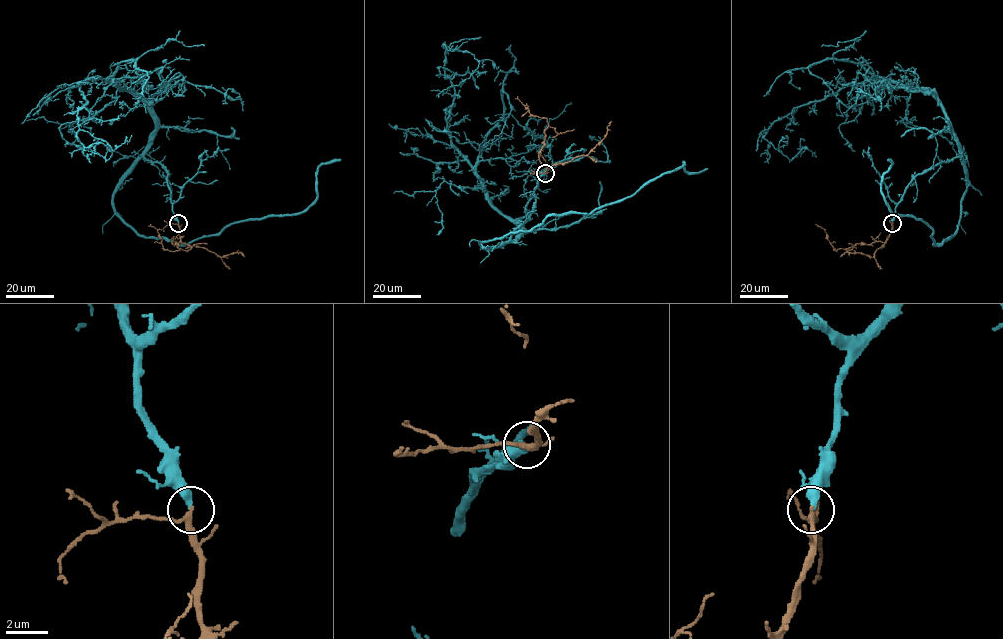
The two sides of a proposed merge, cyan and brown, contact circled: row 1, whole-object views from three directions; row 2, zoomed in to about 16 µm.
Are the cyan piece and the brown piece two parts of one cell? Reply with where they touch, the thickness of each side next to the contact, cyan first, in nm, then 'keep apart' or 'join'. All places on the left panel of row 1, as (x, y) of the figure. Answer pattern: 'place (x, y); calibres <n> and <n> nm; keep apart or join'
place (178, 223); calibres 360 and 200 nm; join

